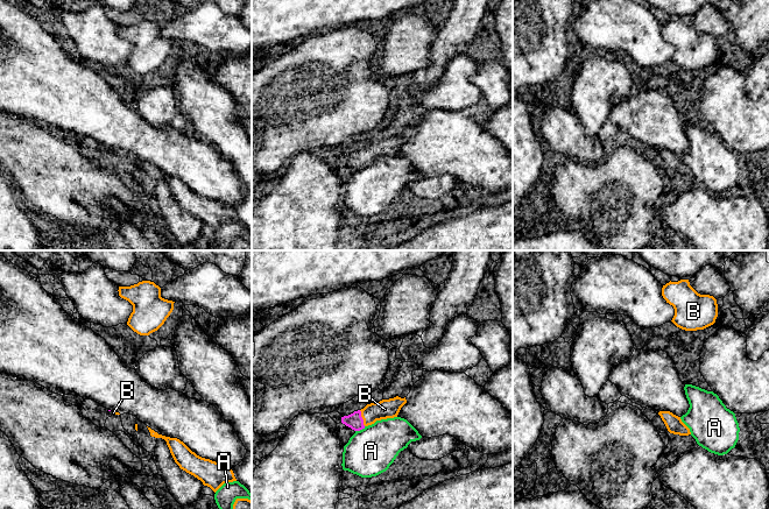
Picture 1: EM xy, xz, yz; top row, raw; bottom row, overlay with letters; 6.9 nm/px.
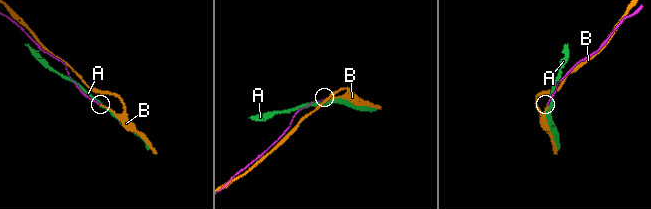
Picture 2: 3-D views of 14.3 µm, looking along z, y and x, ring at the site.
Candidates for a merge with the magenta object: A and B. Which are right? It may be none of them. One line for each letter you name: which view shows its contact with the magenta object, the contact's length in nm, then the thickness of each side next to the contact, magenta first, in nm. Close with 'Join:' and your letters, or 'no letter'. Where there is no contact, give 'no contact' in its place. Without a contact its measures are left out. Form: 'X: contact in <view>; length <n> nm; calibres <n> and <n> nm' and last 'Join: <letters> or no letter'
B: contact in xz; length 120 nm; calibres 120 and 130 nm
Join: B

